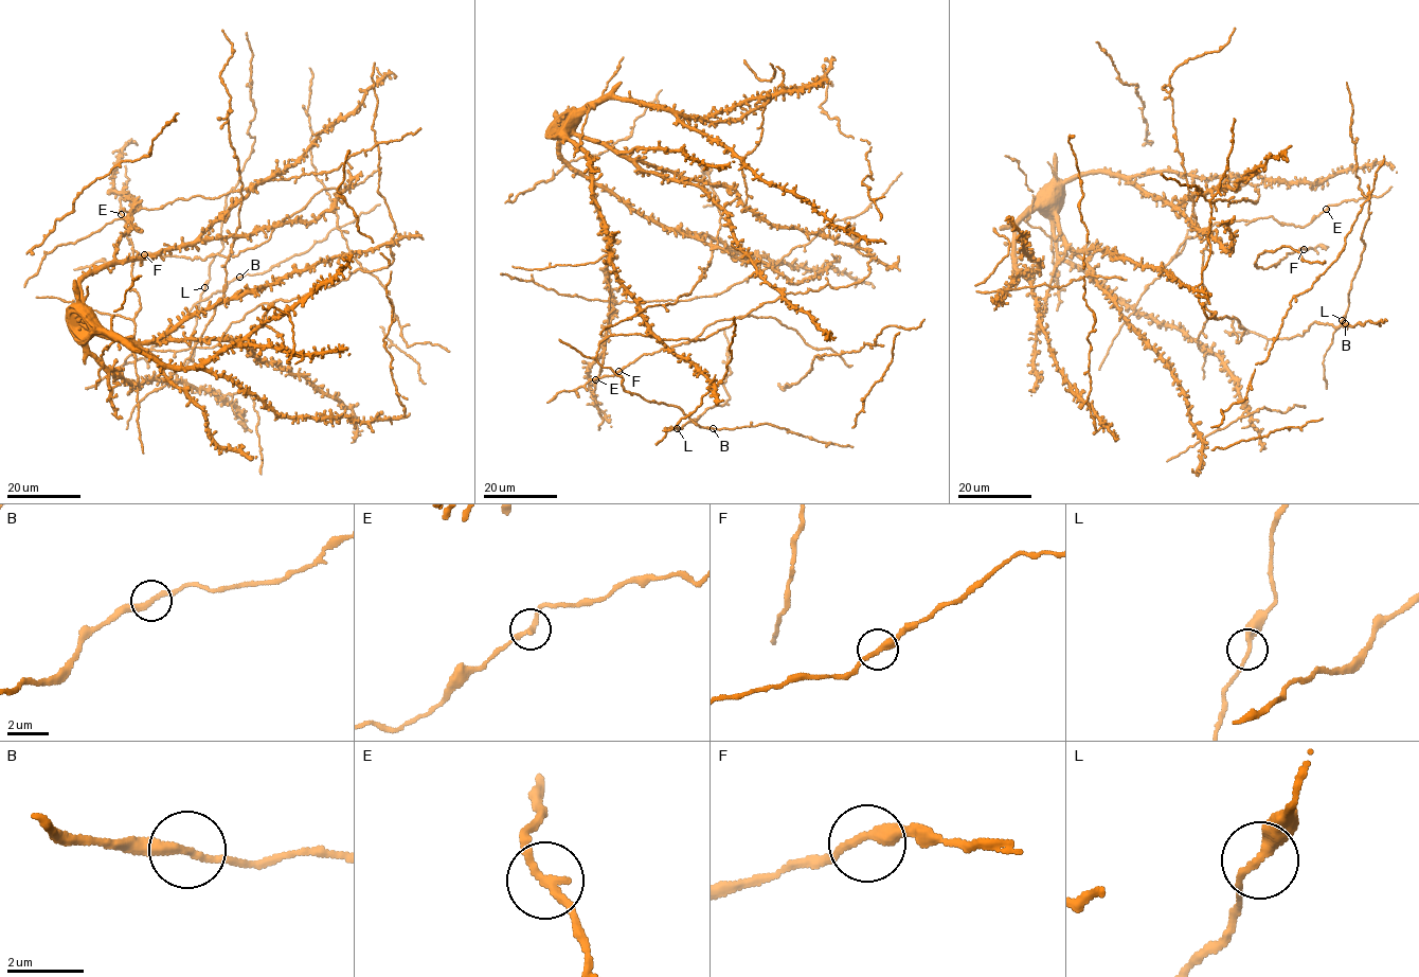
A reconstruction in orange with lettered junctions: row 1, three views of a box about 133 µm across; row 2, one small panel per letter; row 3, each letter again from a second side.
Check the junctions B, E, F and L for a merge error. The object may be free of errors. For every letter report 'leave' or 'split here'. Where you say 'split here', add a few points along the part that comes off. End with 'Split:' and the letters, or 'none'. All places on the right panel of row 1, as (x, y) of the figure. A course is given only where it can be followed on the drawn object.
B: leave
E: leave
F: leave
L: leave
Split: none

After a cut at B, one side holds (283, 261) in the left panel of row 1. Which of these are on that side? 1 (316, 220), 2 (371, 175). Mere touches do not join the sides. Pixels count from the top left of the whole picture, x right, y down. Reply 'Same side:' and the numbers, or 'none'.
Same side: none

